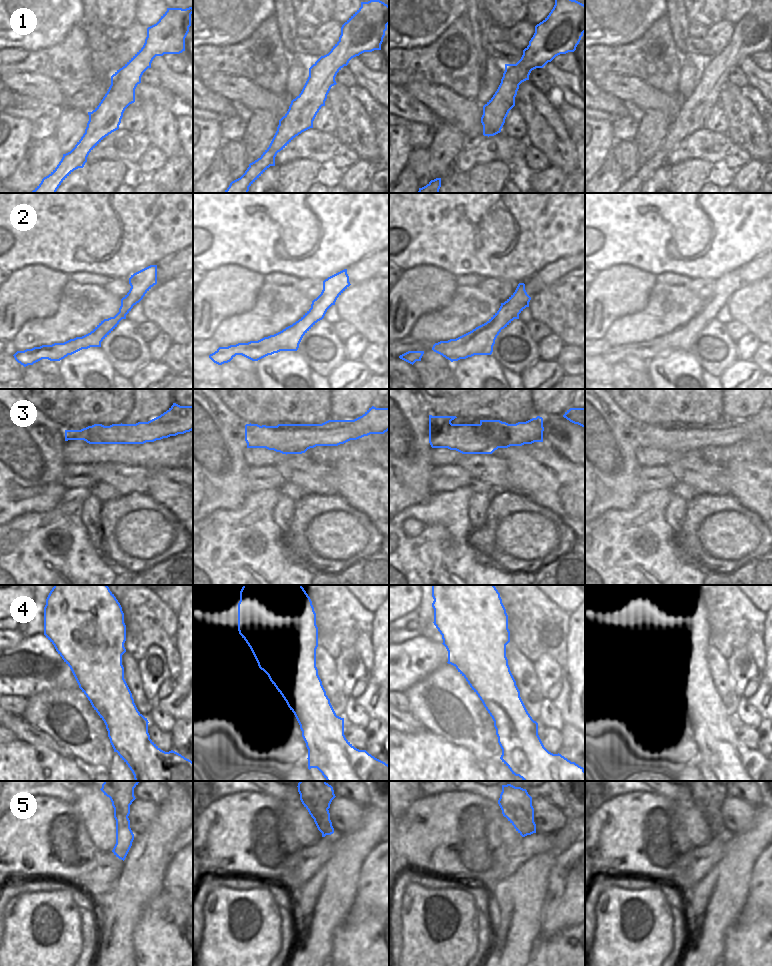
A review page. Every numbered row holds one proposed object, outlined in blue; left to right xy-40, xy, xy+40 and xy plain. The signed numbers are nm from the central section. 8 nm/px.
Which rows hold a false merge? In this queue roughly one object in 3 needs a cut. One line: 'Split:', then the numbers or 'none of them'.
Split: 5

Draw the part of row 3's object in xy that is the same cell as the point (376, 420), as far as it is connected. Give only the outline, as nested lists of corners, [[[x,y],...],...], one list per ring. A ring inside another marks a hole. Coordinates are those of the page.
[[[372,406],[354,420],[328,420],[322,424],[245,425],[247,448],[266,448],[282,454],[302,454],[316,446],[338,446],[389,430],[389,408]]]

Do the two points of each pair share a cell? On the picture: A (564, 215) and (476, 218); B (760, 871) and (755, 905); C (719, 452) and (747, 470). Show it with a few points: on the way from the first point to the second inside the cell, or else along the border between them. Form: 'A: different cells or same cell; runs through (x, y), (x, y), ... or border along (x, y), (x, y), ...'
A: same cell; runs through (536, 229), (501, 259), (489, 257), (489, 246)
B: same cell; runs through (760, 879), (760, 897)
C: different cells; border along (758, 462), (738, 460), (724, 467)

